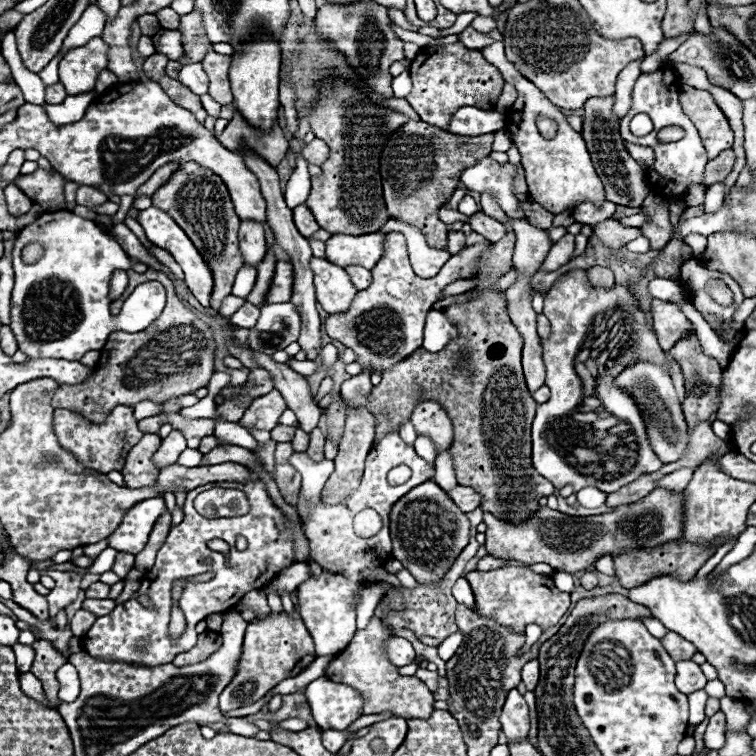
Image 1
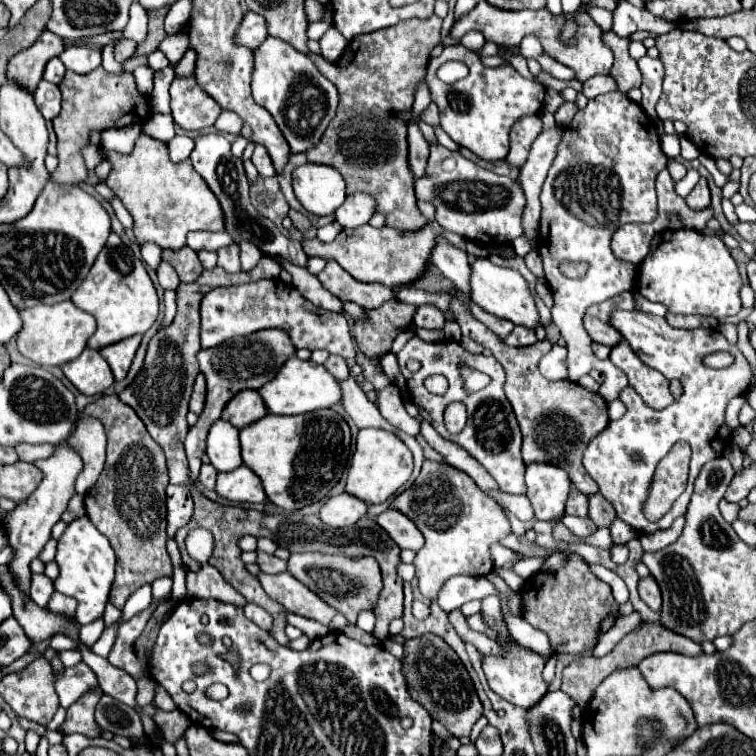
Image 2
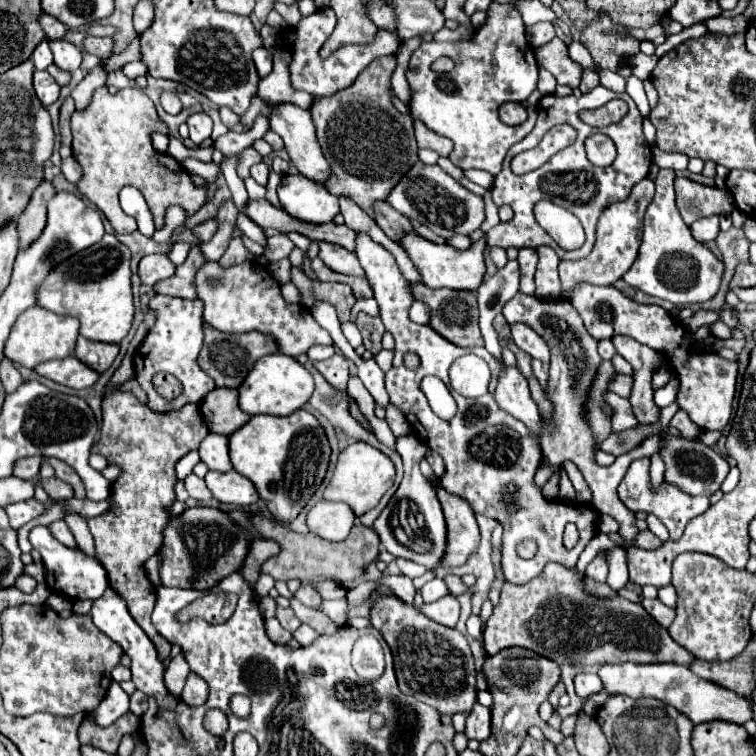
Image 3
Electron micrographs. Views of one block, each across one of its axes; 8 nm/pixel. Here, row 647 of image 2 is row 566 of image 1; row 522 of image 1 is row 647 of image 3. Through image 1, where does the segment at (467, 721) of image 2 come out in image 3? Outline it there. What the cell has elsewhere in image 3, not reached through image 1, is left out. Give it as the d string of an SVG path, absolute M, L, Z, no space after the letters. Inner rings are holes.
M396 596L380 598L372 608L370 620L392 650L400 692L448 716L472 710L476 704L476 668L464 634L416 614L416 606L408 606Z

